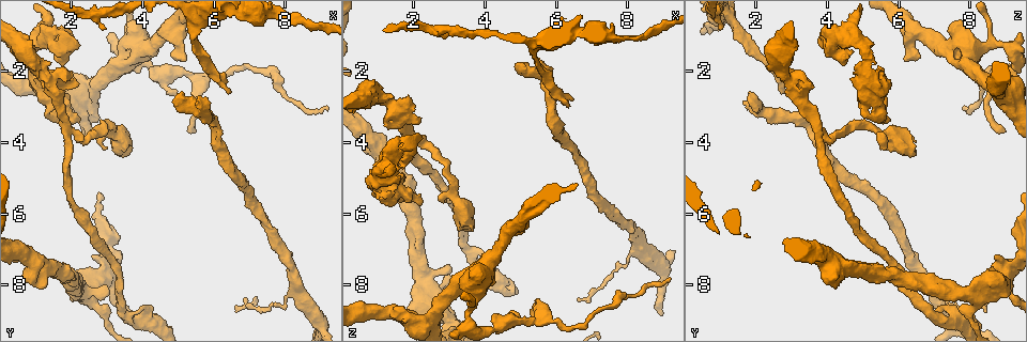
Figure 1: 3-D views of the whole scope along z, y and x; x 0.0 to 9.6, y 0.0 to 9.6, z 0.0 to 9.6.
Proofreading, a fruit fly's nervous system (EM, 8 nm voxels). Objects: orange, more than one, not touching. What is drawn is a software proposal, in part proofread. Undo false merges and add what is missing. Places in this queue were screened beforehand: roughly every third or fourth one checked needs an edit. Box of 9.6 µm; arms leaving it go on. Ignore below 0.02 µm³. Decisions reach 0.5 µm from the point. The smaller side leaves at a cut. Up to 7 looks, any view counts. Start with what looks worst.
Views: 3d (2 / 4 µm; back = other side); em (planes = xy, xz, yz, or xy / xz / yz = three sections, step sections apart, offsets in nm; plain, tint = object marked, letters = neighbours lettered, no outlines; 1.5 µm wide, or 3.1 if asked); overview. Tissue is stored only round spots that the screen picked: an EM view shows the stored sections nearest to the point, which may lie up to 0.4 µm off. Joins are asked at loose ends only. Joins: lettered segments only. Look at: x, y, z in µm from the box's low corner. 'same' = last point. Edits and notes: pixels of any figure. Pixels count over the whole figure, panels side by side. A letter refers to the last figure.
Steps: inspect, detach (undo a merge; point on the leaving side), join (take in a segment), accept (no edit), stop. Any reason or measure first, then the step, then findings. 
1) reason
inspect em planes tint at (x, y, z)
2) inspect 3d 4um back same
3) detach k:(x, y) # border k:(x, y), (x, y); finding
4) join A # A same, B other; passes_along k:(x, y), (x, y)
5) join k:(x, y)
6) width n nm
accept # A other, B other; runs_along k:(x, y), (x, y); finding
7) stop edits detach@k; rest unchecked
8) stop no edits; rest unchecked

an open end
inspect em planes plain at (2.25, 3.45, 5.70)

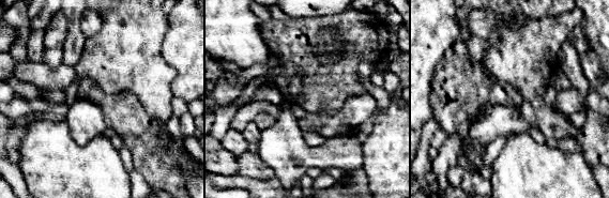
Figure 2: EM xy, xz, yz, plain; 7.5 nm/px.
see the neighbours
inspect em planes letters same

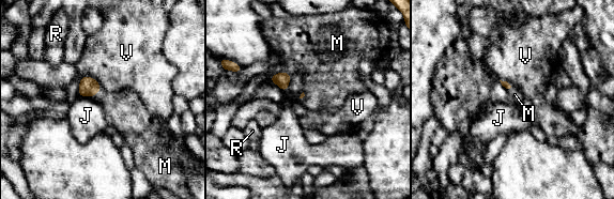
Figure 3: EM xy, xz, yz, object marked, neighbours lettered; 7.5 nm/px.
longest_contact V 180 nm
join M # J other, M same, R other, V other; it goes on there

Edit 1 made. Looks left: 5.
see it whole again
inspect overview

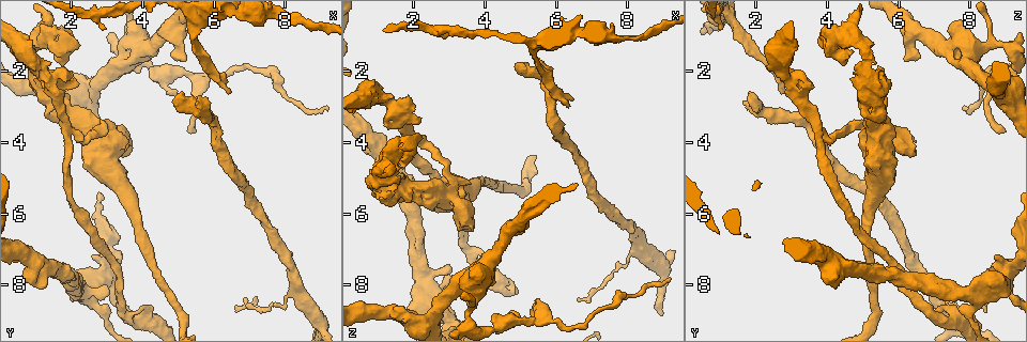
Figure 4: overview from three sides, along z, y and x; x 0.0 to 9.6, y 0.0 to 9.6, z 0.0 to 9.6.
inspect 3d 2um back at (1.80, 1.30, 4.15)

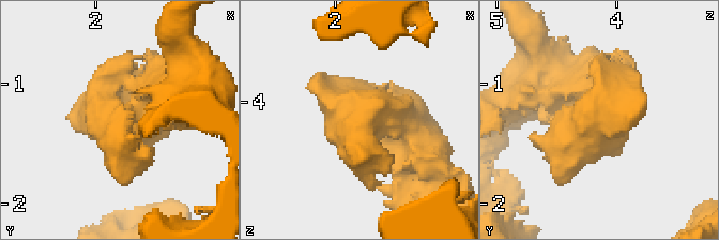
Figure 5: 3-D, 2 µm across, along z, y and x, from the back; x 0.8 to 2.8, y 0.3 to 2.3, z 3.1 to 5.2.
now the EM
inspect em planes plain at (1.80, 1.36, 4.10)

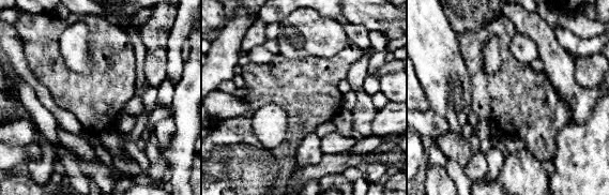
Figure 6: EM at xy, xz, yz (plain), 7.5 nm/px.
inspect em planes letters same

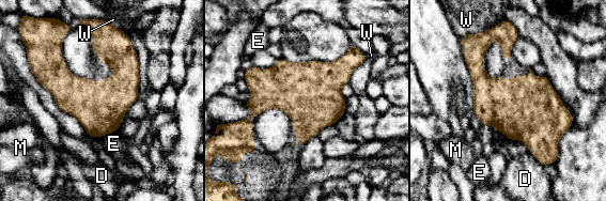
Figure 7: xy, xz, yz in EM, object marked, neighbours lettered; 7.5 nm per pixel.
width 380 nm
accept # D other, E other, M other, W other; border 7:(117, 129), (99, 138); continuous, no second neuron

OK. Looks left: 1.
stop edits join@3; rest unchecked

